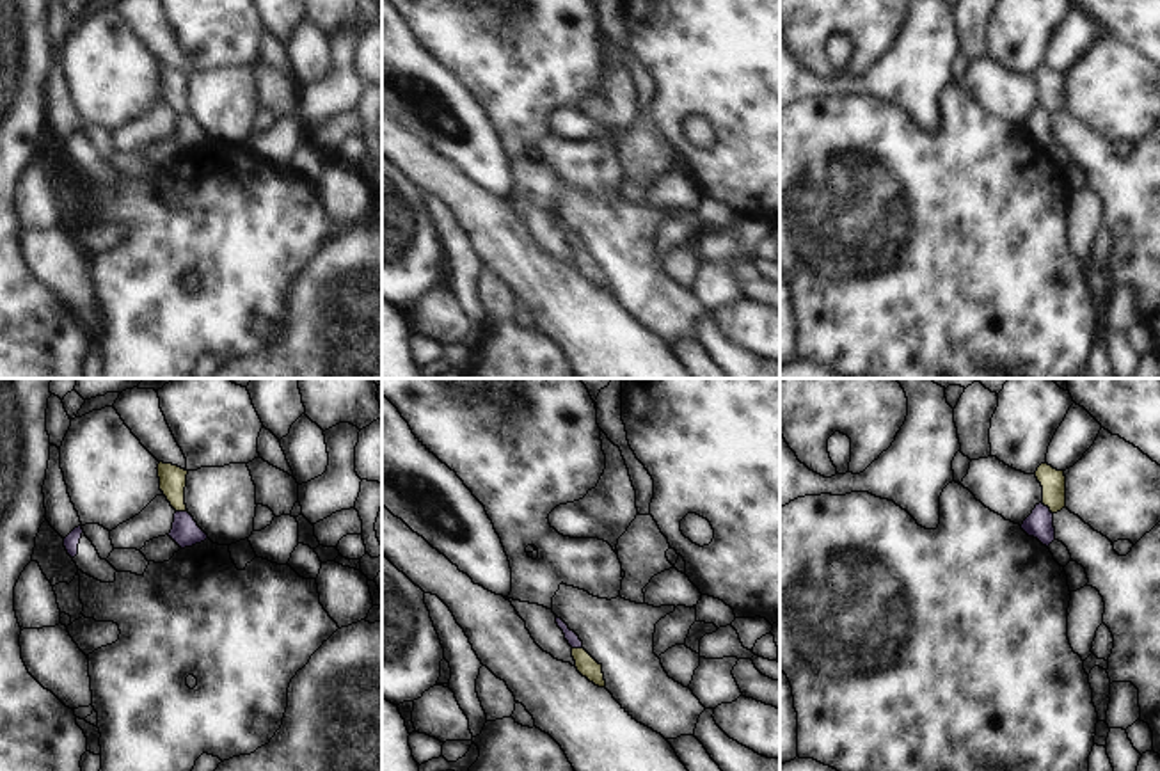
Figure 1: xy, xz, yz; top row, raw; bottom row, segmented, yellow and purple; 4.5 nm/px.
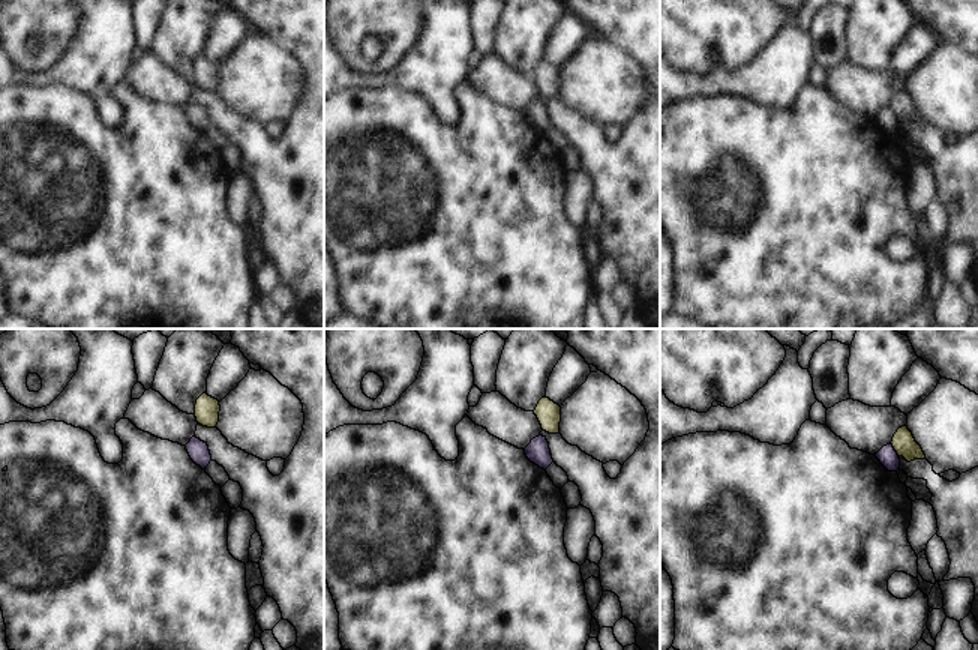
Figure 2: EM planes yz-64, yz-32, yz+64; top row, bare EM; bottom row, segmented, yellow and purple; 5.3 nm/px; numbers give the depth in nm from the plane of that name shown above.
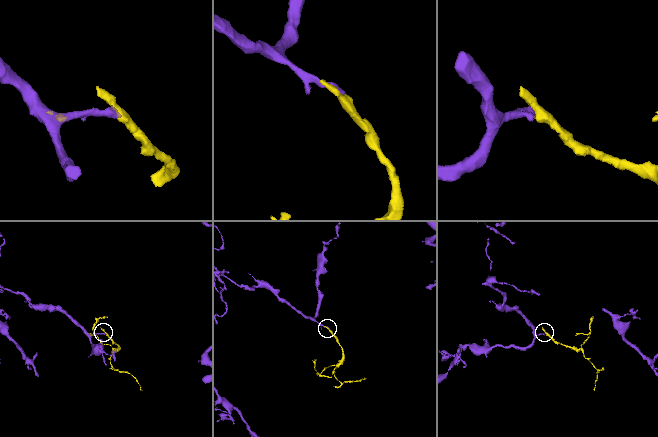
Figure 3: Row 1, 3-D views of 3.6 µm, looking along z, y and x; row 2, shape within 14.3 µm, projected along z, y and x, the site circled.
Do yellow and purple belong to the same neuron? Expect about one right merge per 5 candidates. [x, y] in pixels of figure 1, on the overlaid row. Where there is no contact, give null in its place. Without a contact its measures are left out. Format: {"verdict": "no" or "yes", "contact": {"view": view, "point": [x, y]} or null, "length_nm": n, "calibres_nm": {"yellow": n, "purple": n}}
{"verdict": "no", "contact": {"view": "yz", "point": [1048, 507]}, "length_nm": 80, "calibres_nm": {"yellow": 110, "purple": 130}}

